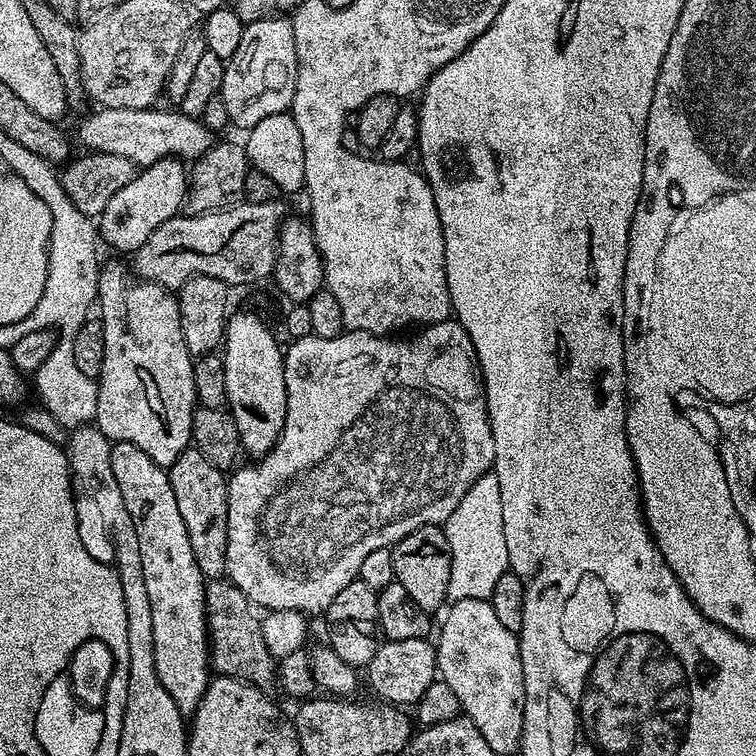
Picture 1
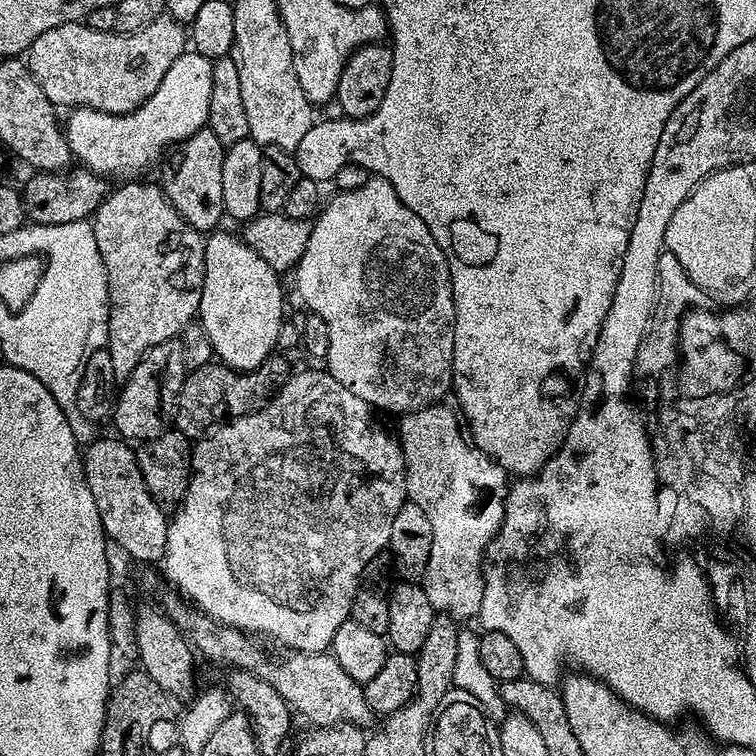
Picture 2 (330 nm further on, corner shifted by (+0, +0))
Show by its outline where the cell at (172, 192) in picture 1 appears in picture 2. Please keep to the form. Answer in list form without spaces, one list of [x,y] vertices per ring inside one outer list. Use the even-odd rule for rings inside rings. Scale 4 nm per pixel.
[[[207,126],[197,127],[190,139],[183,140],[171,153],[168,165],[164,168],[162,187],[166,198],[198,231],[207,233],[215,229],[219,220],[225,219],[224,203],[222,202],[222,158],[225,144],[218,142]]]

